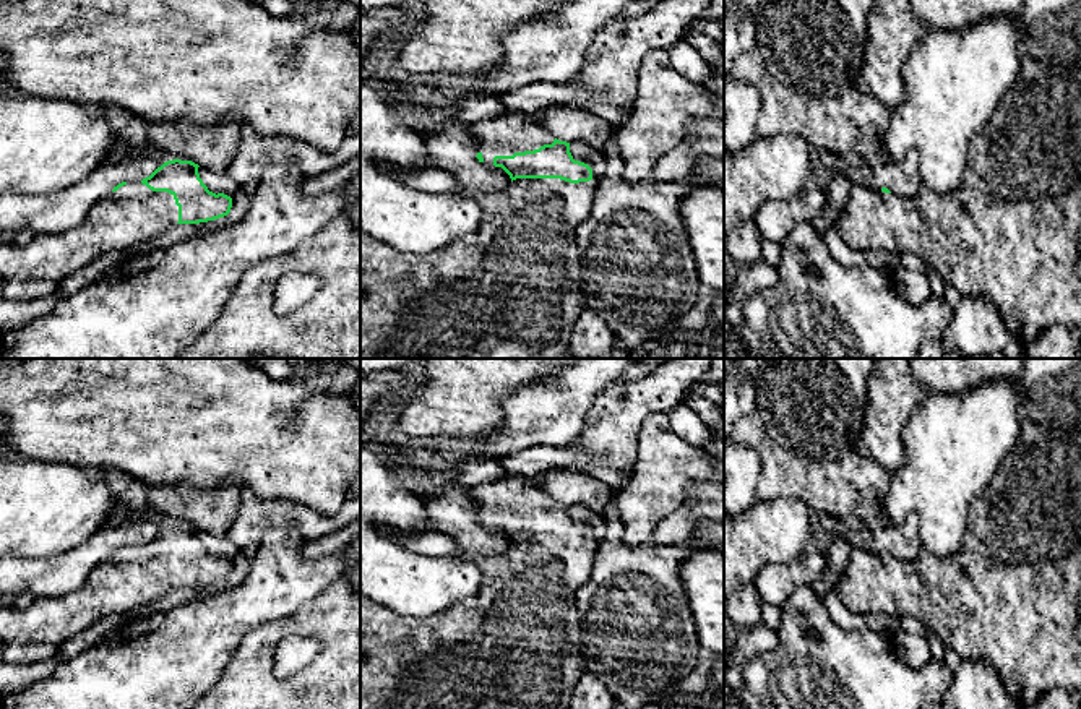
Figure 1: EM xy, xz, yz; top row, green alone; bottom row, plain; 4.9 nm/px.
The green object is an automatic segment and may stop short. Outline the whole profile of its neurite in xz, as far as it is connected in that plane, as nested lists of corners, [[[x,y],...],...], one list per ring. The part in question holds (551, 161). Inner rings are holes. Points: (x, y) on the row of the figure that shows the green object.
[[[510,112],[492,120],[480,120],[469,125],[469,133],[477,144],[477,159],[490,167],[502,167],[511,178],[503,191],[464,191],[482,208],[482,222],[474,234],[469,234],[445,248],[427,255],[398,251],[386,243],[365,234],[360,227],[360,359],[566,359],[573,326],[583,312],[583,282],[575,243],[578,226],[589,216],[596,195],[592,169],[575,161],[570,143],[553,138],[540,127],[534,115]]]

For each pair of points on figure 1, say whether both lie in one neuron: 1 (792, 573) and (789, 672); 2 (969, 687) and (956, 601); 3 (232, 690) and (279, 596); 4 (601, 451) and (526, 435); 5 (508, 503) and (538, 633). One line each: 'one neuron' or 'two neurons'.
1: two neurons
2: two neurons
3: two neurons
4: two neurons
5: one neuron

